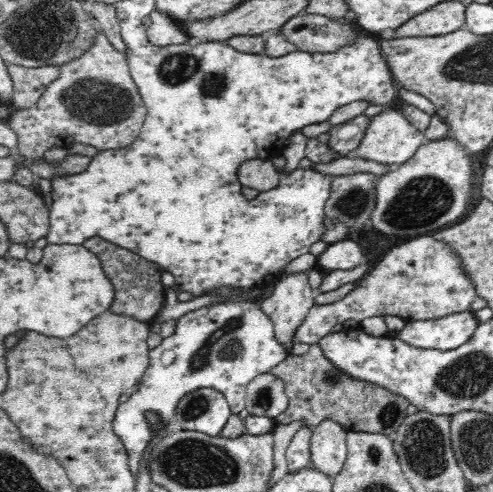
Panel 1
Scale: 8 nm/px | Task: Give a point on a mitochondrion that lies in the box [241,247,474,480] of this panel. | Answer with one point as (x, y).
(389, 412)

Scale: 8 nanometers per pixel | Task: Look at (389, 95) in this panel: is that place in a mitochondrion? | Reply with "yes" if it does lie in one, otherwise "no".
no

